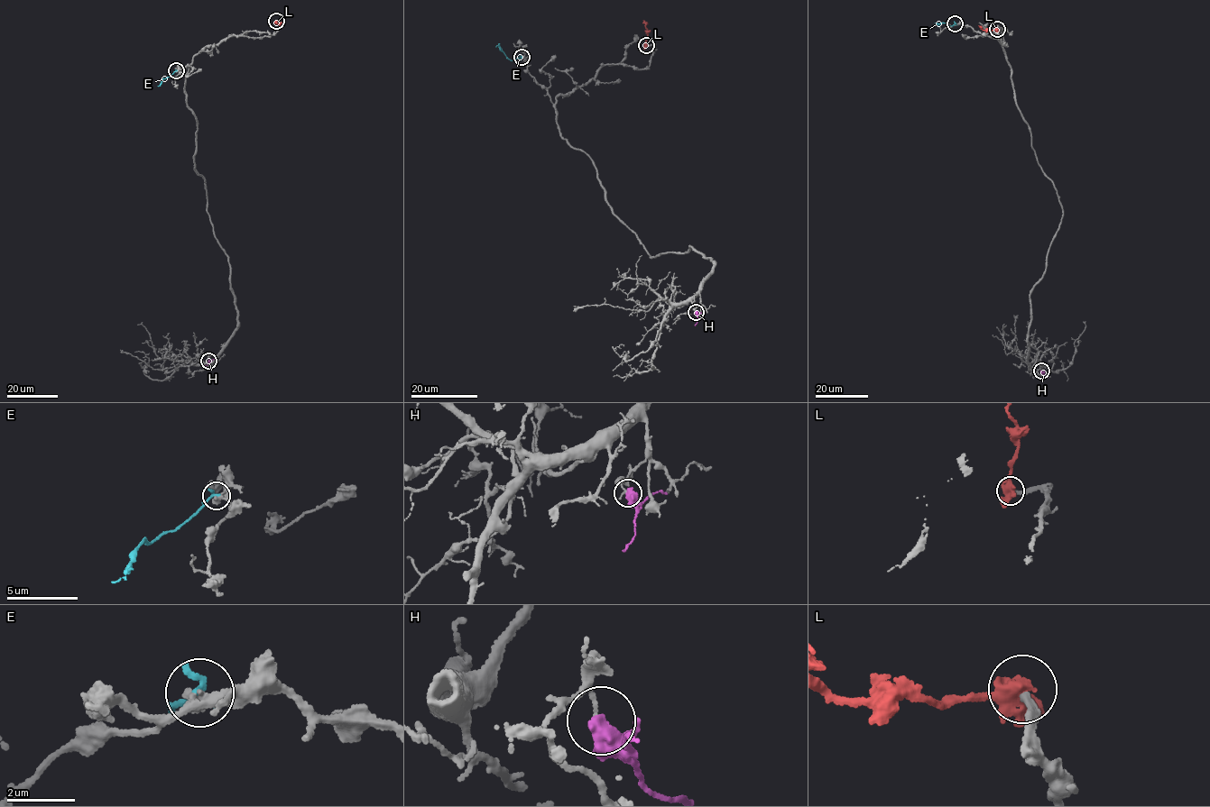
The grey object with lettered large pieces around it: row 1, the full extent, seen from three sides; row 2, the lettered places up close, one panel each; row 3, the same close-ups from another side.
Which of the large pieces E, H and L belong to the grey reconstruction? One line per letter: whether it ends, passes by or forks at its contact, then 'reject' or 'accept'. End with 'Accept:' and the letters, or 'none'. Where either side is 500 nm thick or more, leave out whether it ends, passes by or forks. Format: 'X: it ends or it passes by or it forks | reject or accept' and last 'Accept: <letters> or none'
E: it passes by | reject
H: it passes by | reject
L: it passes by | accept
Accept: L

